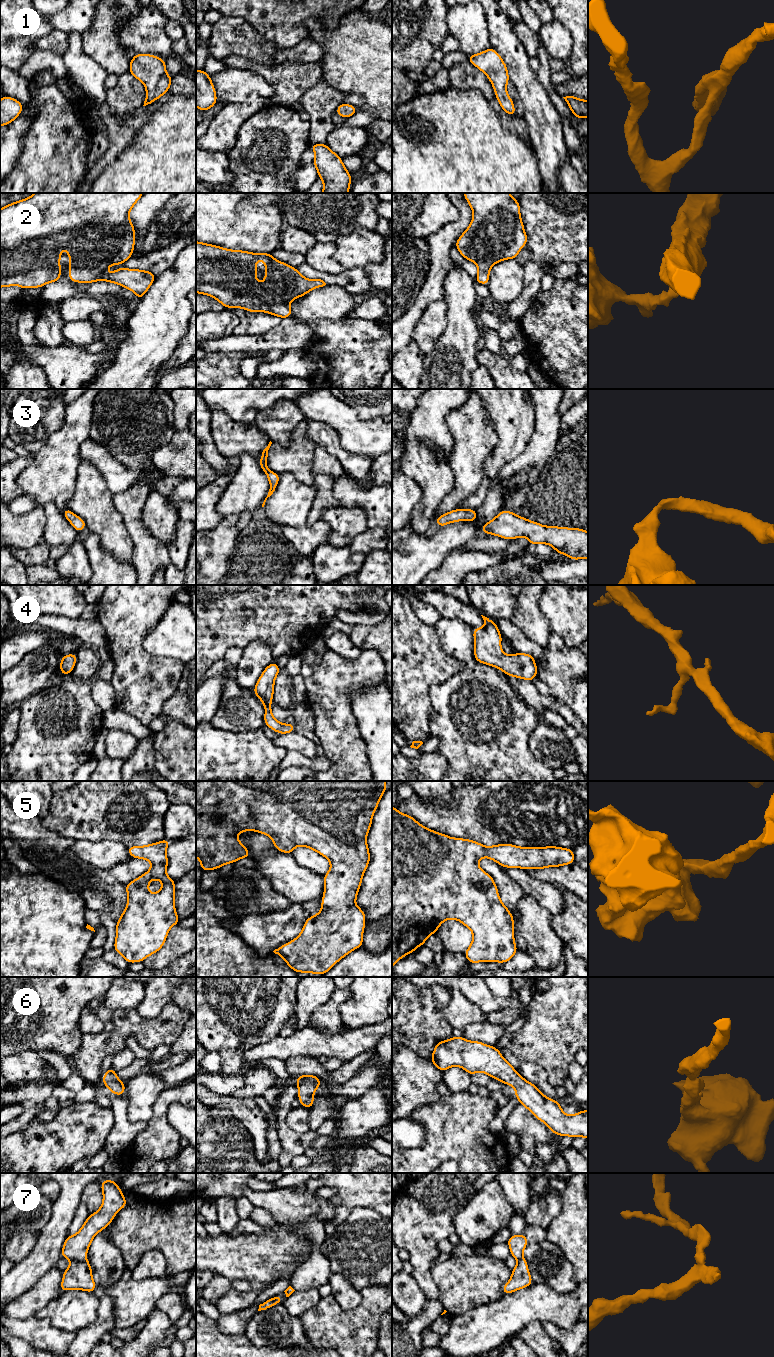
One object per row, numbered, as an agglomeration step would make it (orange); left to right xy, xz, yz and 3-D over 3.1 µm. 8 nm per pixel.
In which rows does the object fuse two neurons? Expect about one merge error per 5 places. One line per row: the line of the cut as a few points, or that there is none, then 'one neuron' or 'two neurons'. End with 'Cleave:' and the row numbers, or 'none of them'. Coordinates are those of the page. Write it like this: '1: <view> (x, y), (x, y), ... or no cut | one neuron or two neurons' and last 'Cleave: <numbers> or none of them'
1: no cut | one neuron
2: no cut | one neuron
3: no cut | one neuron
4: no cut | one neuron
5: no cut | one neuron
6: no cut | one neuron
7: xy (71, 1258), (86, 1261) | two neurons
Cleave: 7

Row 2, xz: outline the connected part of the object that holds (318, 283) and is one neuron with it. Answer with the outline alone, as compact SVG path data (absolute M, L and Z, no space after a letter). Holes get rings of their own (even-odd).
M196 241L196 293L215 298L225 308L243 308L248 312L266 312L280 318L292 316L290 302L302 297L315 288L325 286L321 279L306 279L295 267L276 260L271 253L252 253L241 250L225 249L213 244ZM263 259L266 266L265 281L256 280L256 262Z

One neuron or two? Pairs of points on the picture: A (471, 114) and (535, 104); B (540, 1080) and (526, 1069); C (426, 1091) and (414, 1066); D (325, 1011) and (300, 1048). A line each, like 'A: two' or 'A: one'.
A: two
B: one
C: one
D: two

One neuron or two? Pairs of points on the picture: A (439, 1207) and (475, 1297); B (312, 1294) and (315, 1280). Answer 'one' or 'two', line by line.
A: two
B: two

